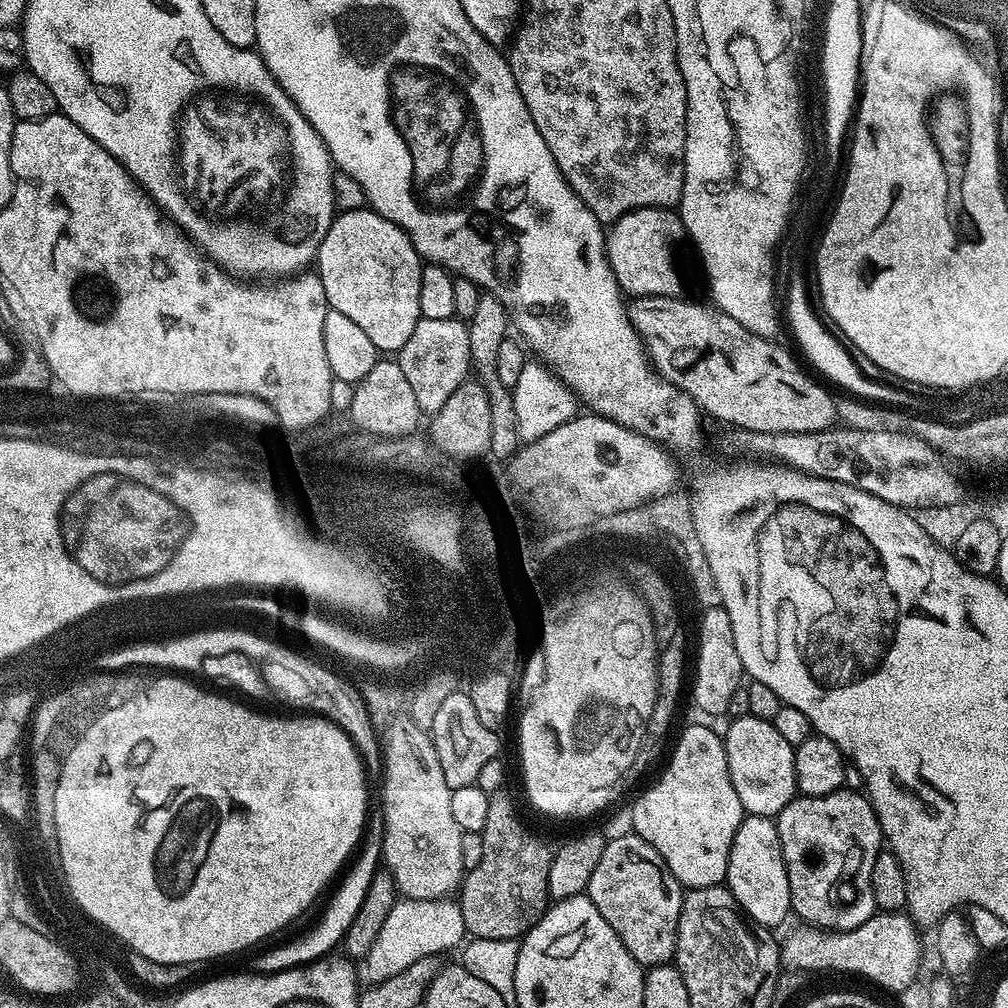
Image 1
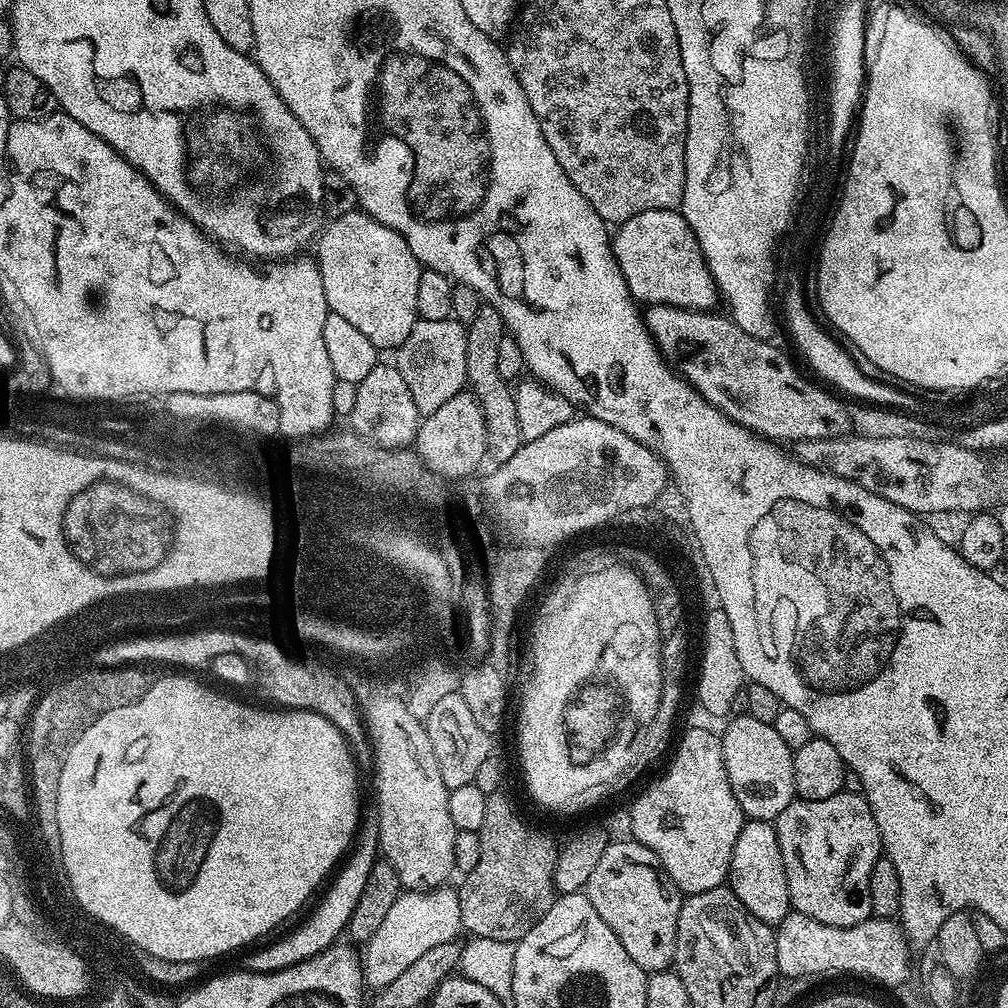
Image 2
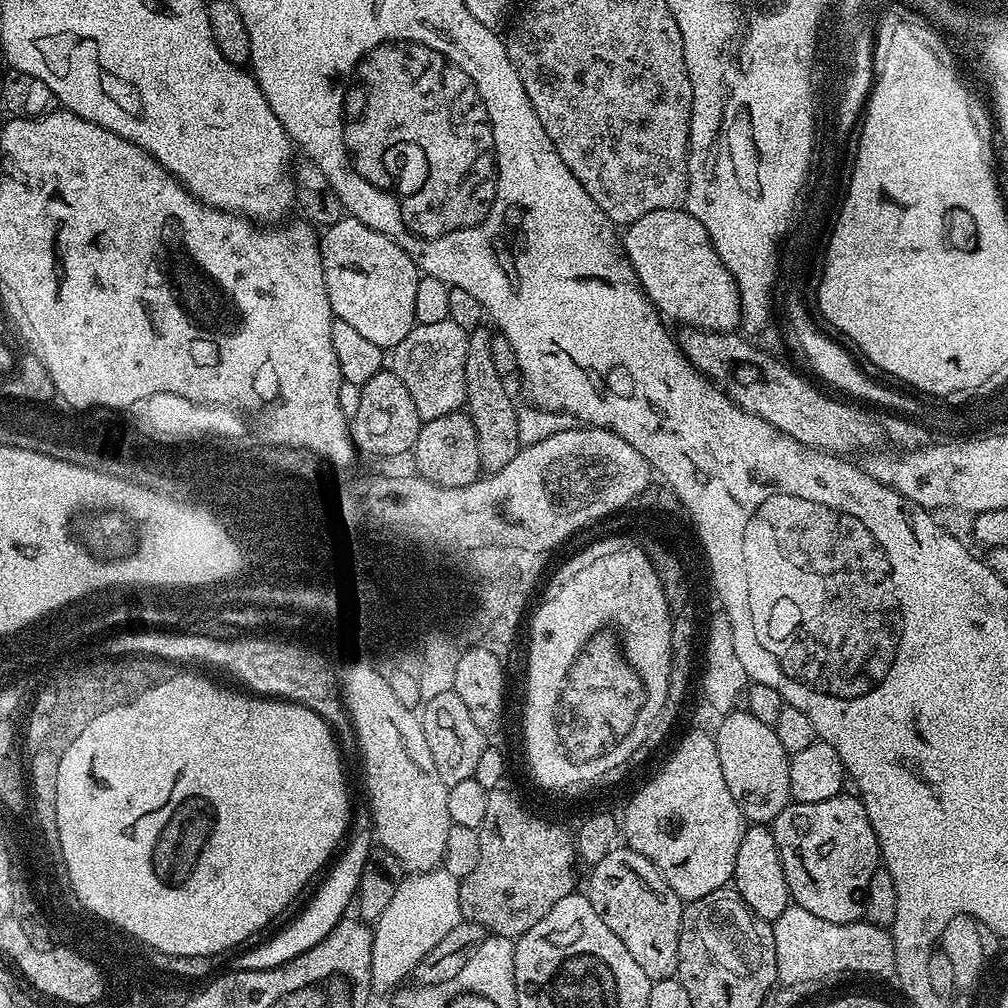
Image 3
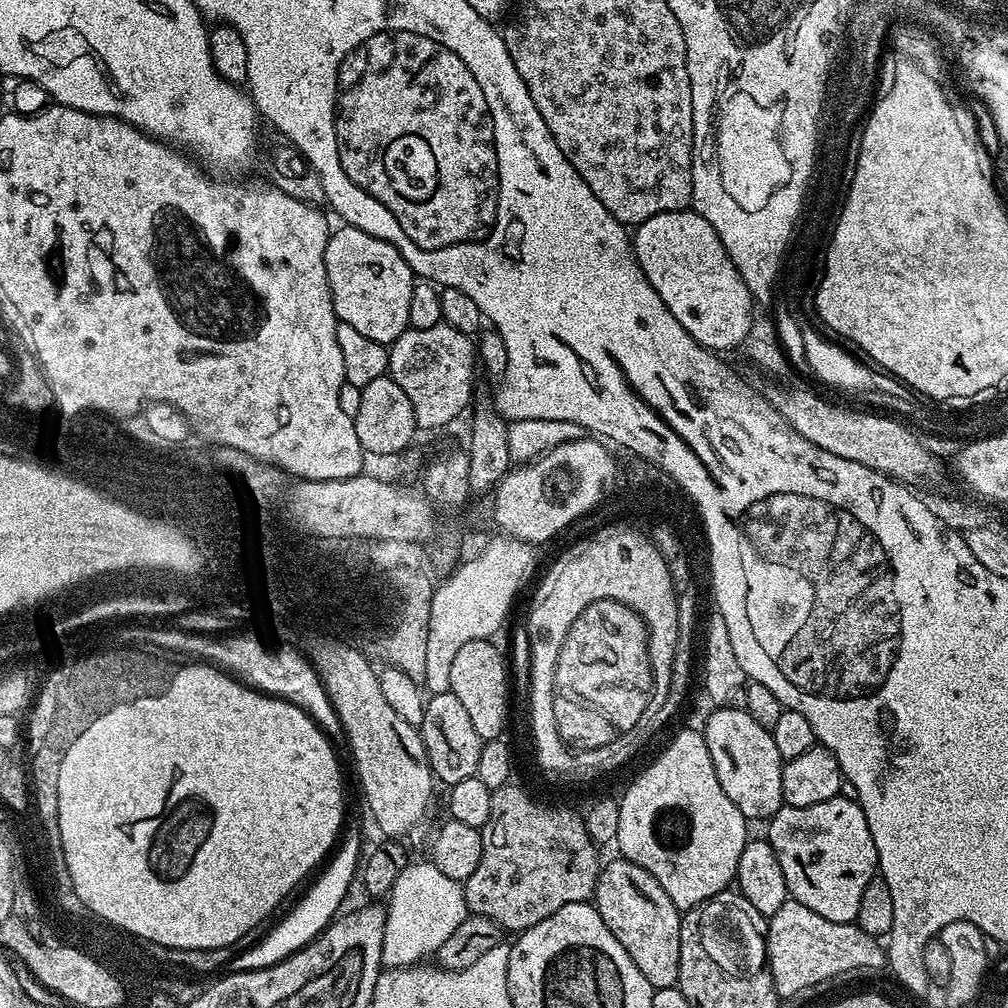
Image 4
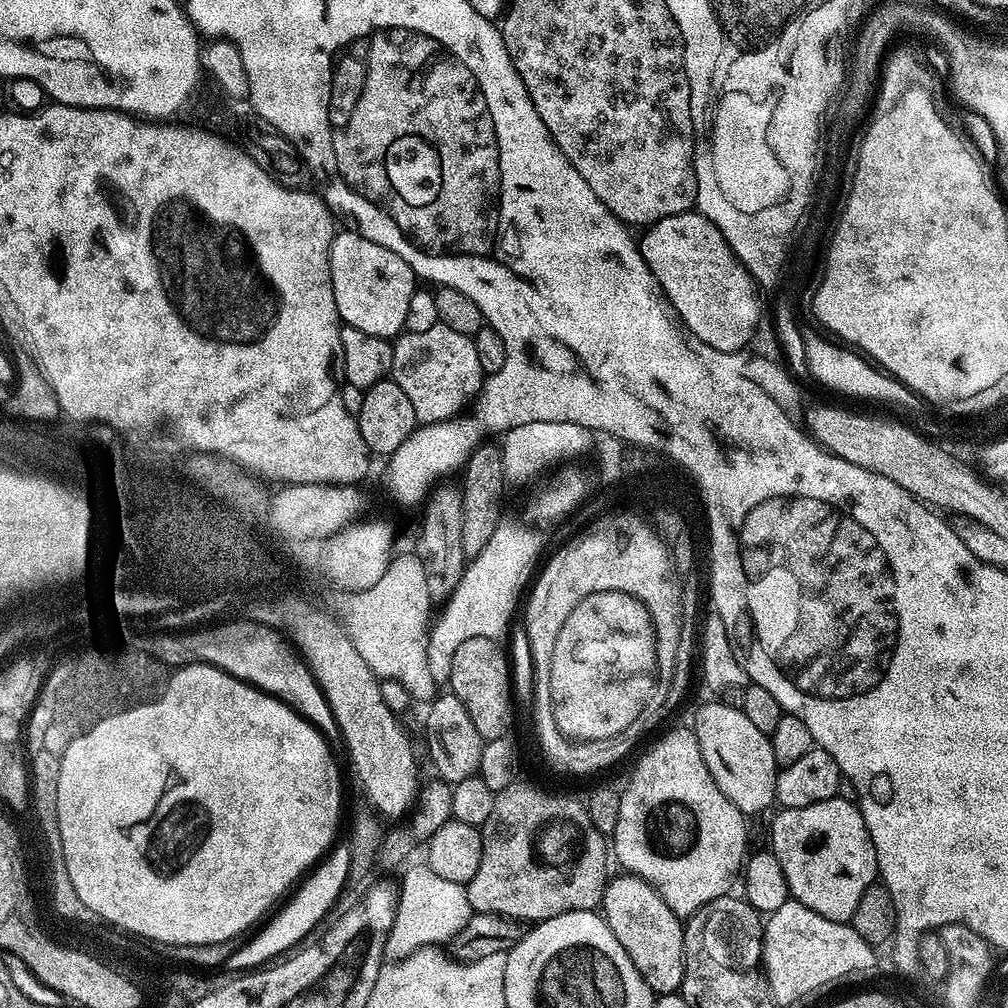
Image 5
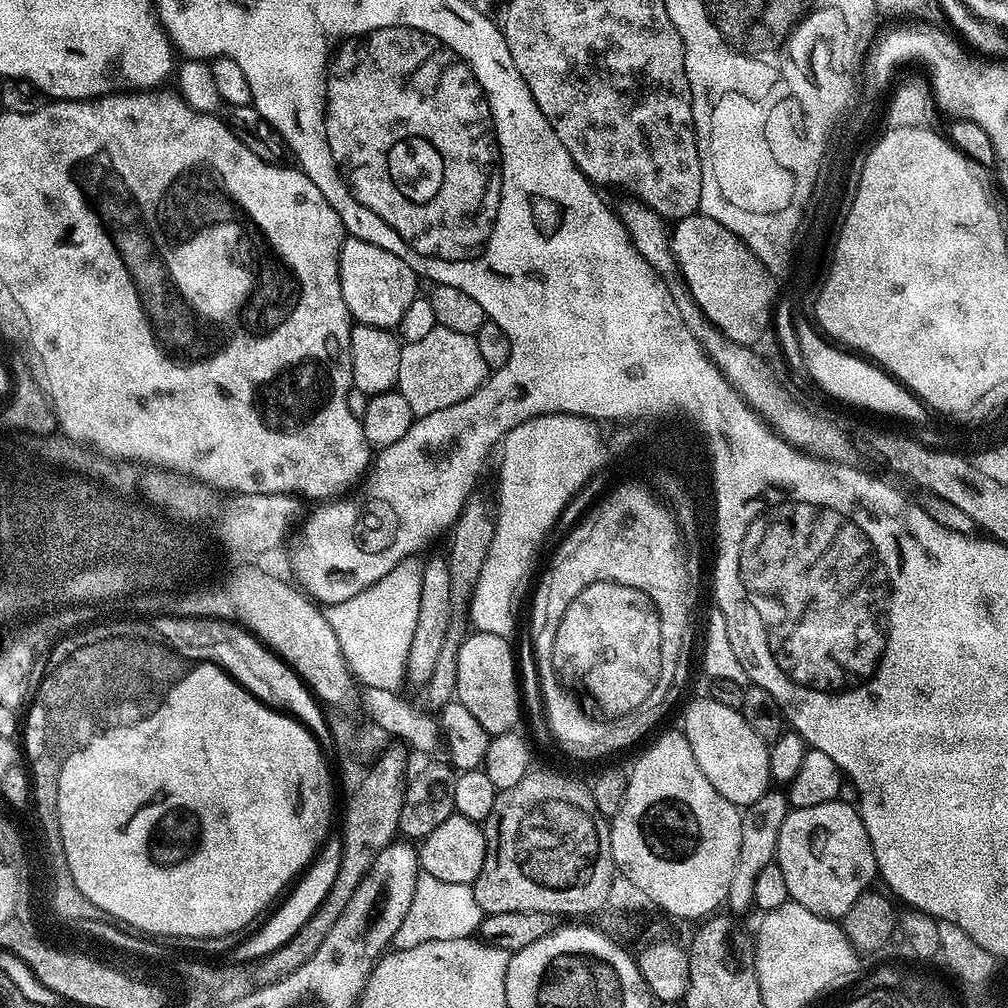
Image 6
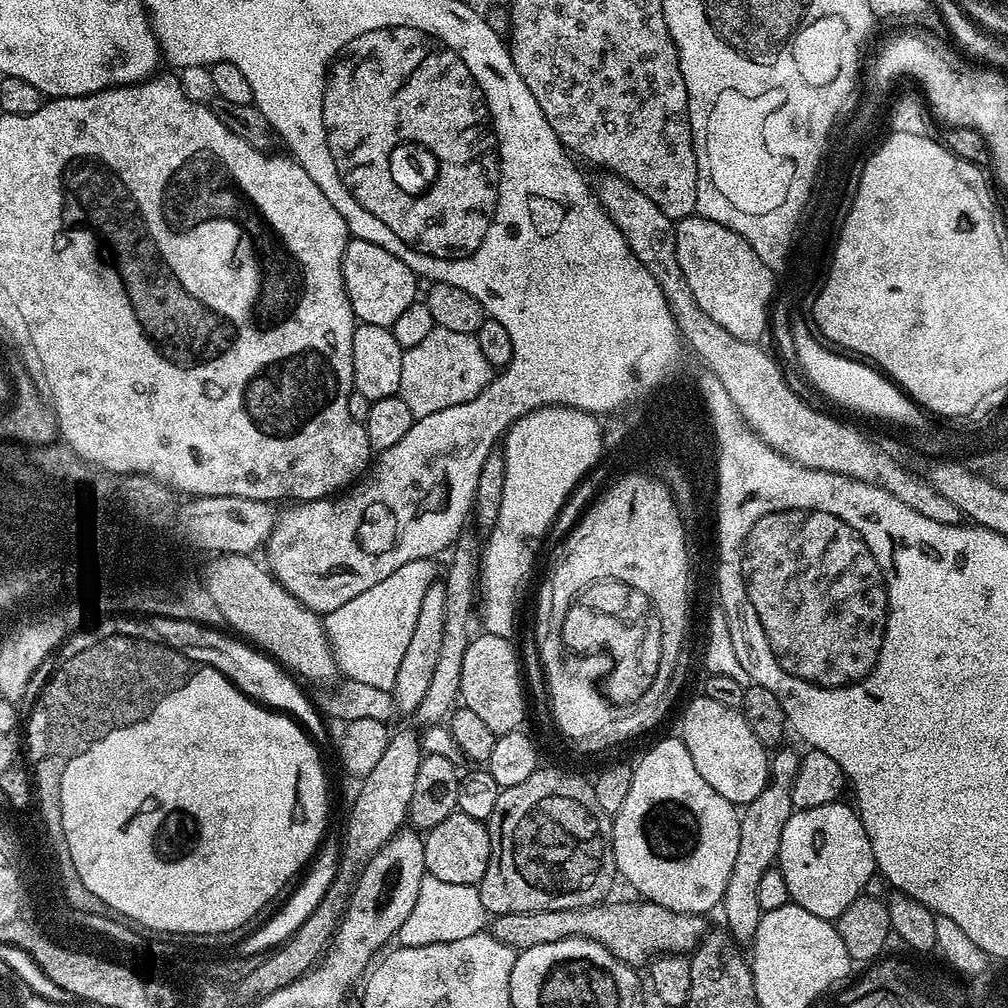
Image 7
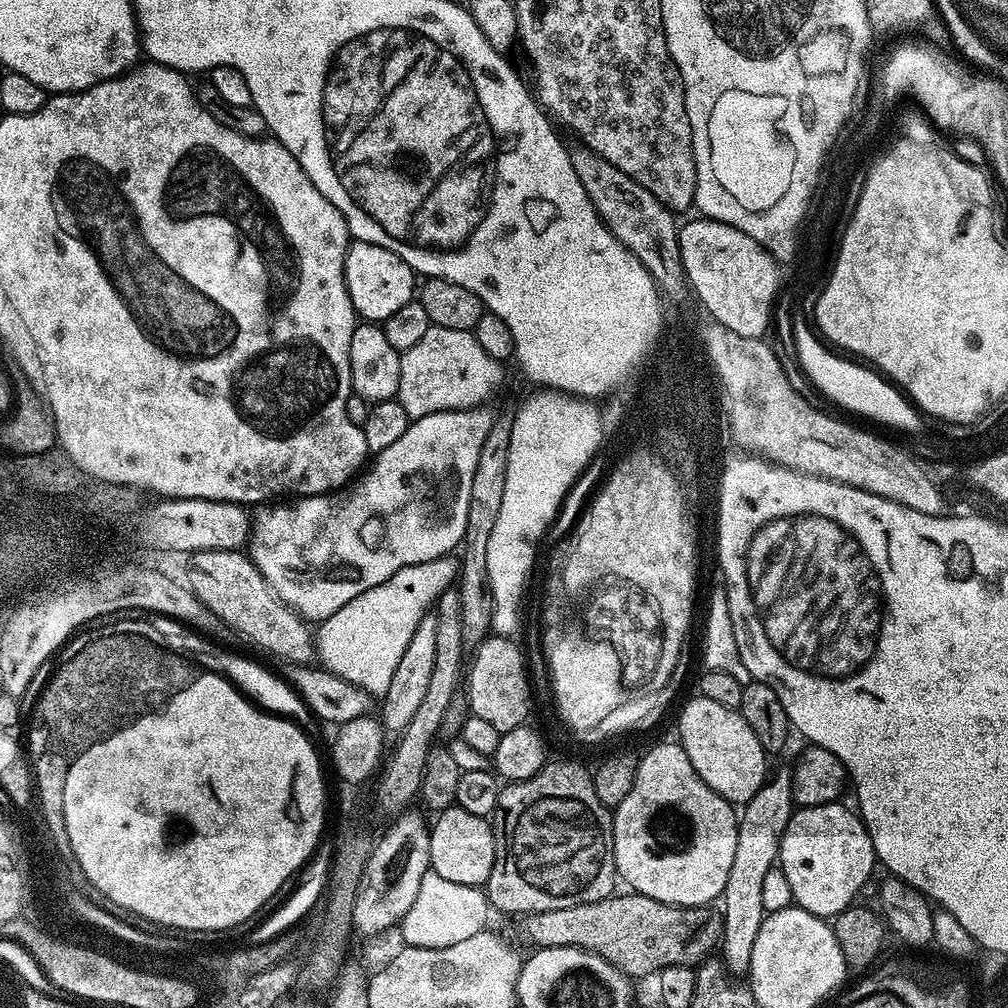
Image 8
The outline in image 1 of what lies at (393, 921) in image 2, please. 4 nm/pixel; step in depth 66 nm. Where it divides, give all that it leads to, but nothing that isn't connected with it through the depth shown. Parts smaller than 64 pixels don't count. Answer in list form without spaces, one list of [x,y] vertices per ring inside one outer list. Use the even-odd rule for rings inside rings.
[[[397,899],[390,914],[386,914],[386,922],[382,922],[382,930],[378,930],[378,938],[374,938],[374,946],[370,946],[370,954],[363,965],[364,972],[362,968],[363,979],[365,976],[368,984],[386,982],[386,978],[394,978],[394,974],[402,974],[406,966],[414,966],[418,958],[439,957],[440,952],[450,951],[456,943],[459,945],[465,936],[462,910],[455,899]]]

